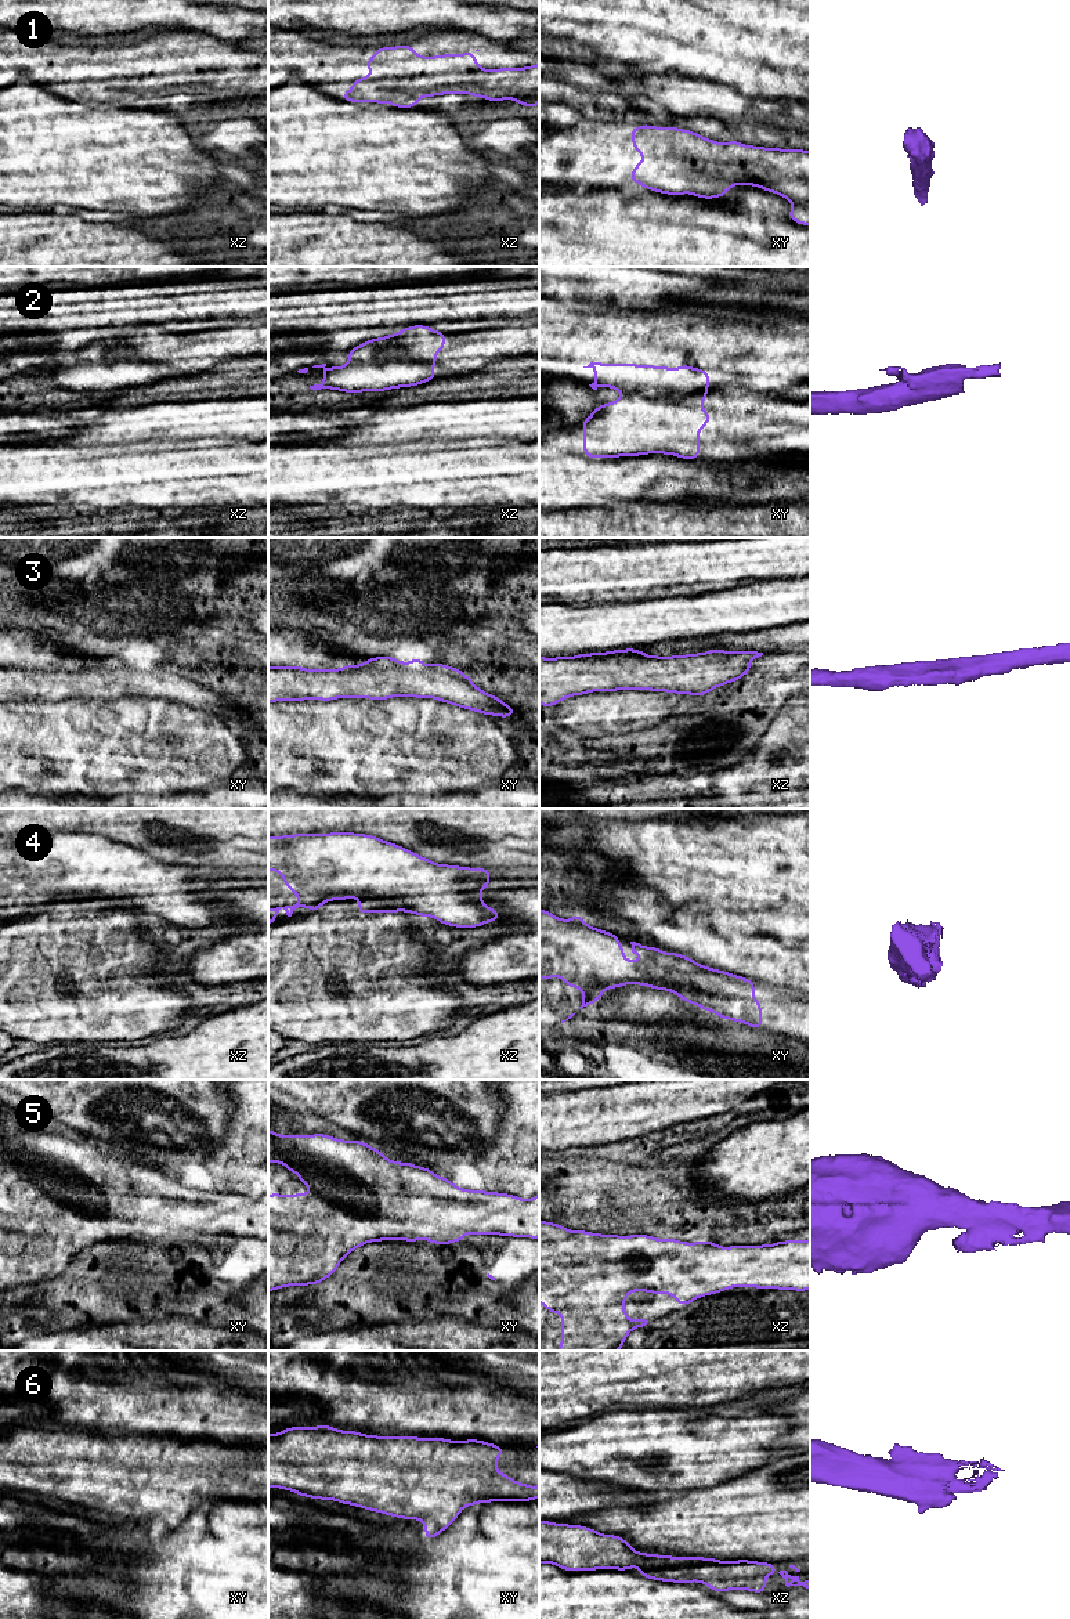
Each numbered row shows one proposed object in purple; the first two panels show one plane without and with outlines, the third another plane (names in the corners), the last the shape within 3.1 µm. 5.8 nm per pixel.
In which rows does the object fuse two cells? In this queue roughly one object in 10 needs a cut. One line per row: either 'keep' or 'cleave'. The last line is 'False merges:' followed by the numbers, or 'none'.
1: keep
2: cleave
3: keep
4: keep
5: keep
6: keep
False merges: 2

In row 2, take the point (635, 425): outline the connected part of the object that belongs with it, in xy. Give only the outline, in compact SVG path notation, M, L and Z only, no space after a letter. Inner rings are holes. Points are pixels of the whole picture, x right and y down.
M700 391L661 398L621 394L615 402L599 405L582 420L583 455L599 459L664 453L682 459L700 459L700 429L706 427L711 420L709 412L702 409L708 394L709 391Z

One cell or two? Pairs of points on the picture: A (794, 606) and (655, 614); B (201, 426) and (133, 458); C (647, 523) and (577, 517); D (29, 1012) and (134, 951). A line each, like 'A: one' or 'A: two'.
A: one
B: two
C: one
D: one

